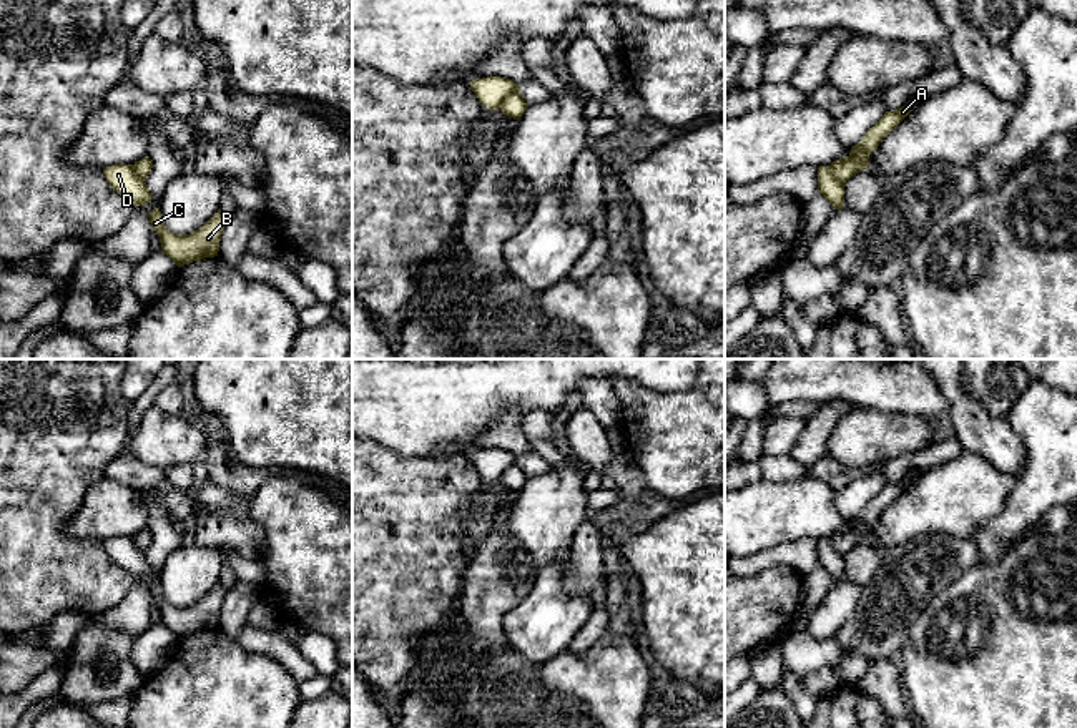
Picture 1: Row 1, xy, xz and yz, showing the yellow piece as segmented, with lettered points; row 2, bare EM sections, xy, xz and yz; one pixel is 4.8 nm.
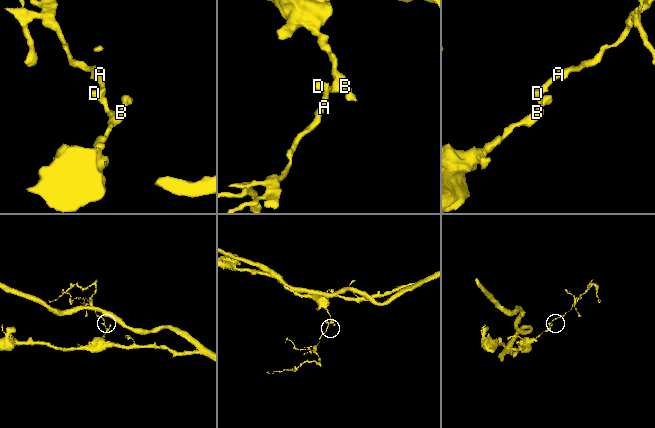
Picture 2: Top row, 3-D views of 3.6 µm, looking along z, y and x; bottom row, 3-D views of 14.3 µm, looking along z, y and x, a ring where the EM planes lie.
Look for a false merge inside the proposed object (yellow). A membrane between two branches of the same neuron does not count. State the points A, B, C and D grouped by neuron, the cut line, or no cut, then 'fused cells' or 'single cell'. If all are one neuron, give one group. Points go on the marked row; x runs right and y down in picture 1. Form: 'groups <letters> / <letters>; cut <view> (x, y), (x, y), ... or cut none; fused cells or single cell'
groups A / B C D; cut xz (516, 83), (516, 88), (499, 107); fused cells

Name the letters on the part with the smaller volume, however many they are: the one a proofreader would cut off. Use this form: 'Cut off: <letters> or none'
Cut off: A

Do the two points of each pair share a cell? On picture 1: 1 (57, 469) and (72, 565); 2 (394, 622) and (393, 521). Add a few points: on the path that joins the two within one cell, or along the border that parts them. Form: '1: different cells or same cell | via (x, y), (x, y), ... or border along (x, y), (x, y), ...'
1: same cell | via (54, 492), (54, 542)
2: same cell | via (393, 597), (393, 546)

